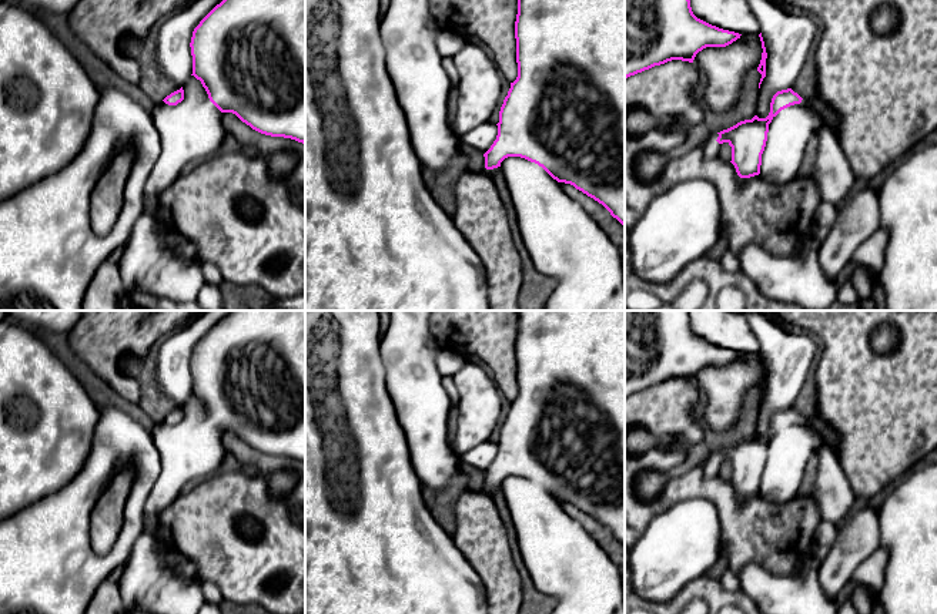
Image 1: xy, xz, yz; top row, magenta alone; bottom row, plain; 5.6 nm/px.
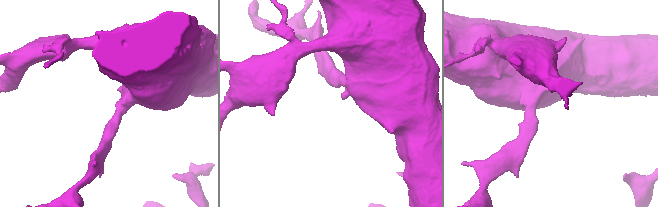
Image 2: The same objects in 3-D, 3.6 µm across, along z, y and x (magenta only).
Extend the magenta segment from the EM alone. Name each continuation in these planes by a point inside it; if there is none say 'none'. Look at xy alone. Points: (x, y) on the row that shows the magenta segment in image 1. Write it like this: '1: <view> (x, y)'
none

